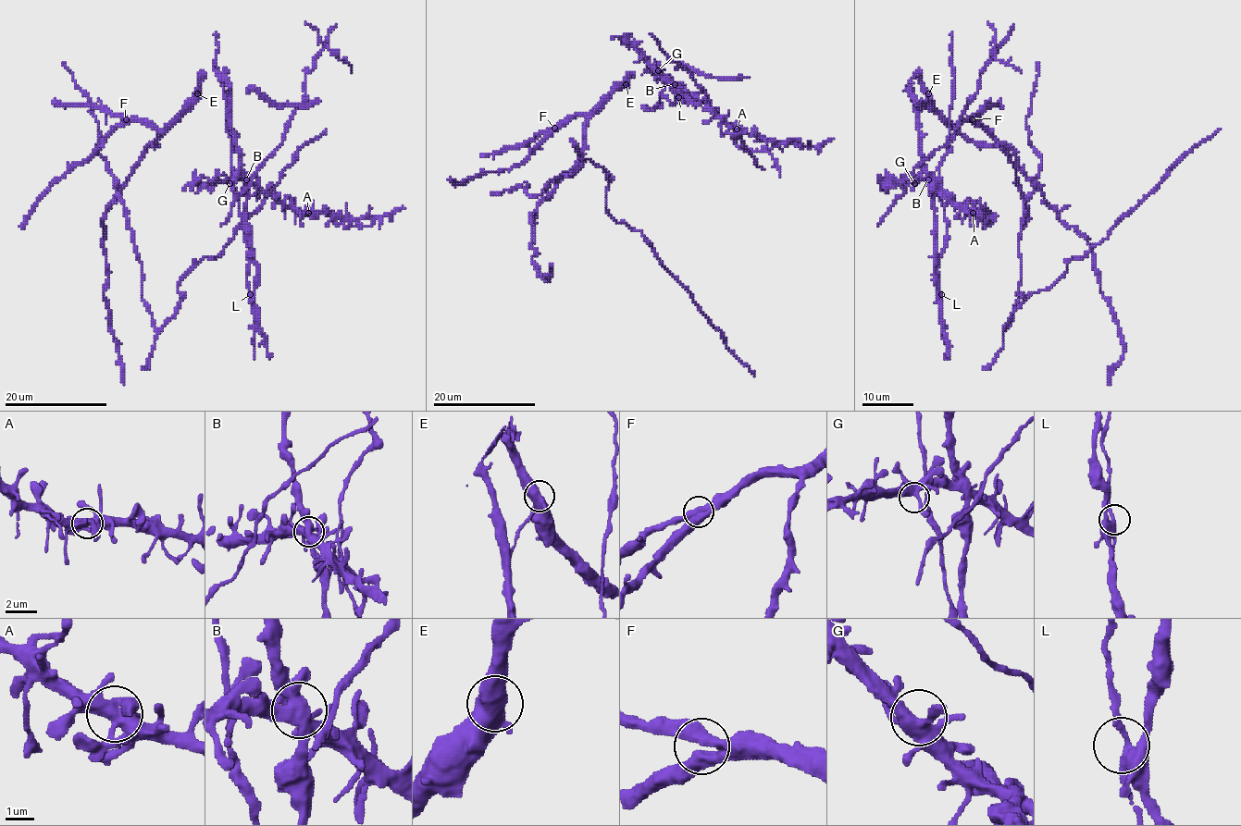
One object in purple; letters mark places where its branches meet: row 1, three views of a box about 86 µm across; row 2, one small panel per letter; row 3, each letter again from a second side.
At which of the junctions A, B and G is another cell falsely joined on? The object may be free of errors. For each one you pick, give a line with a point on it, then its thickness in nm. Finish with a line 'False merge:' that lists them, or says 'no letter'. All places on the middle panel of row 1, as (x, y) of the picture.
B: place (675, 84); calibre 500 nm
False merge: B

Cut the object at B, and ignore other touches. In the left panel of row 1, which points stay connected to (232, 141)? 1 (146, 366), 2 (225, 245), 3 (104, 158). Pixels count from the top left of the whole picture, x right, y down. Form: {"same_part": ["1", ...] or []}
{"same_part": []}

